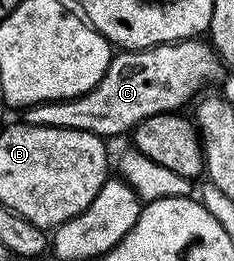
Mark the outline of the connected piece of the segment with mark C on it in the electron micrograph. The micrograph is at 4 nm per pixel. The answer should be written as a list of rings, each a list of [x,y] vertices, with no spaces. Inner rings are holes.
[[[198,36],[185,38],[183,42],[166,42],[149,50],[122,50],[111,57],[108,72],[87,94],[25,107],[24,122],[27,126],[92,132],[103,140],[111,140],[117,134],[129,135],[140,120],[182,108],[190,97],[193,99],[199,93],[201,86],[217,80],[218,68],[218,54],[209,41]]]

